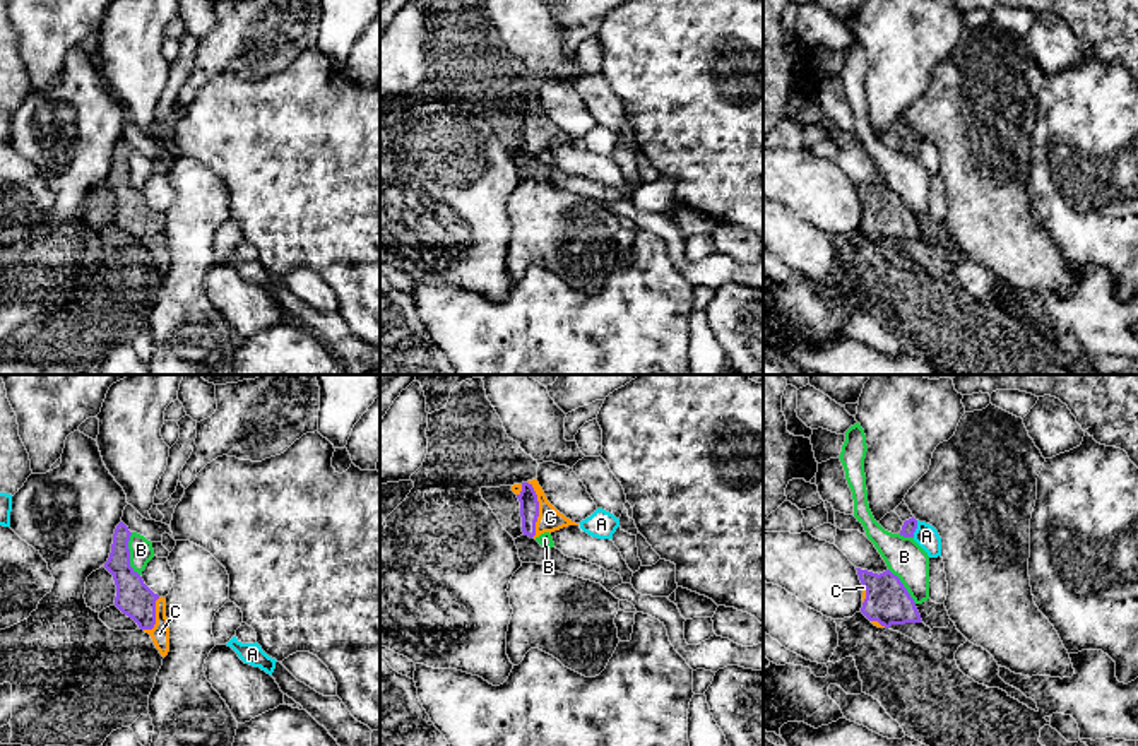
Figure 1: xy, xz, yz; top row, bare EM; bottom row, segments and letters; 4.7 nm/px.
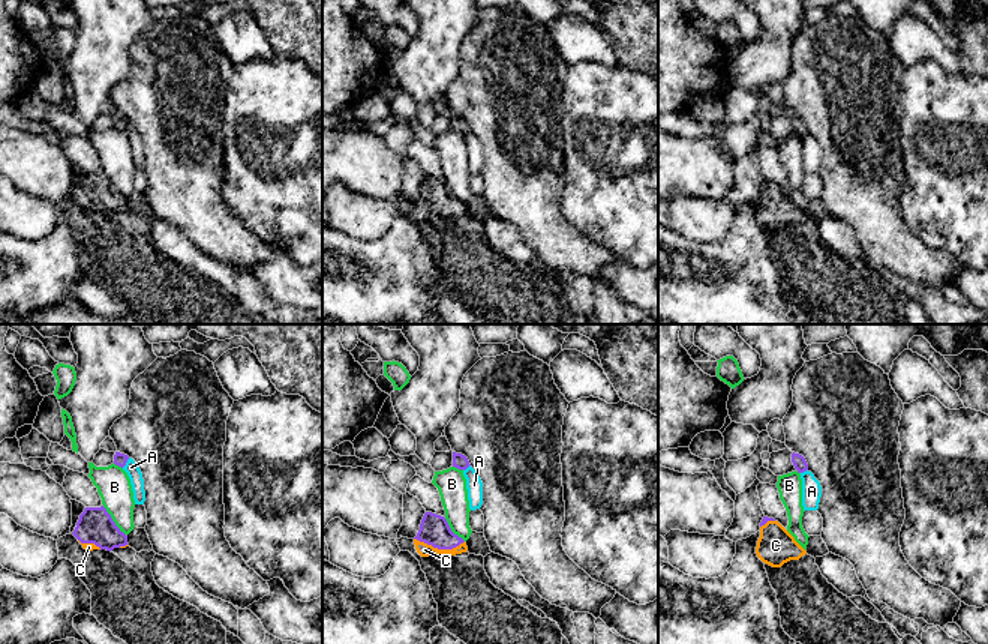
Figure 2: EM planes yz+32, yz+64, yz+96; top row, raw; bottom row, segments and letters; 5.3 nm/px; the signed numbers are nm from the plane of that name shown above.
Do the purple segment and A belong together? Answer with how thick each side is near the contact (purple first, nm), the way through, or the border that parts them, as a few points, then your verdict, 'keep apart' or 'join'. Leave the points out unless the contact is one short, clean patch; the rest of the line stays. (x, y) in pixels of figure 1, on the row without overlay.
70/110 nm | along yz (918, 137), (912, 153) | keep apart

